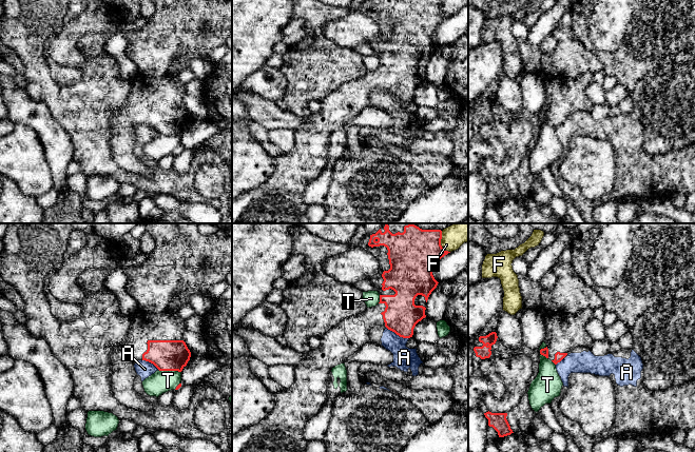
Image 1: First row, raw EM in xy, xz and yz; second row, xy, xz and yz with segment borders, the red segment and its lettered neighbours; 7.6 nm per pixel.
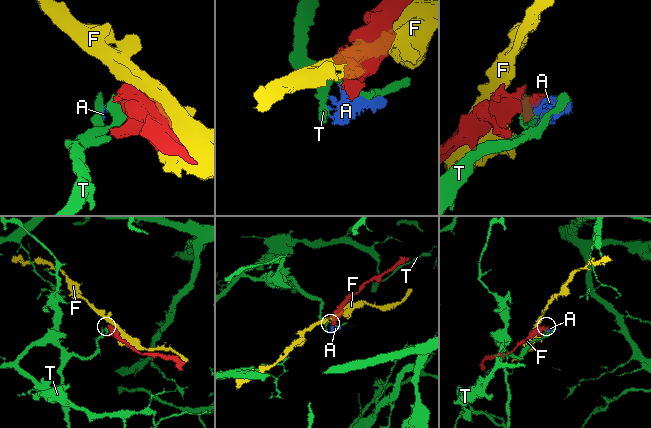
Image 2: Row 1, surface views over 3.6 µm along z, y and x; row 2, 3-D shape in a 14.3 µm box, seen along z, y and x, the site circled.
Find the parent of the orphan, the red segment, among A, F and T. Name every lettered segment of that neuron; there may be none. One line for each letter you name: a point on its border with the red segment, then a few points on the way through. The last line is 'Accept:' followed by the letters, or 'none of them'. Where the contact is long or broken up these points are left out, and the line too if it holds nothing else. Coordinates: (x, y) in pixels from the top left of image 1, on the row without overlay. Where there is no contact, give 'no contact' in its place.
Accept: none of them

